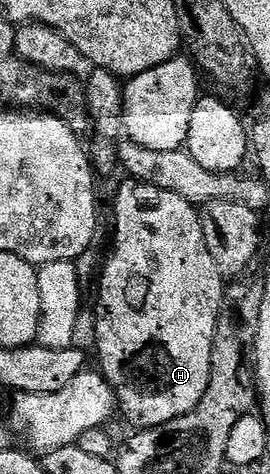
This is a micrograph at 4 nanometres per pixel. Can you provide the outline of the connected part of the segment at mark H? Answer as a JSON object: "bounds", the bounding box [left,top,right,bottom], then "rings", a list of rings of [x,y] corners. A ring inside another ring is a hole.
{"bounds":[95,180,225,430],"rings":[[[127,180],[127,183],[115,194],[115,247],[103,266],[103,275],[99,278],[99,311],[95,314],[95,350],[99,353],[98,369],[103,375],[111,391],[115,393],[117,410],[132,427],[139,430],[152,430],[154,426],[164,426],[174,418],[185,416],[201,404],[201,396],[205,396],[205,388],[209,388],[211,375],[211,353],[215,343],[215,325],[219,319],[219,305],[223,299],[225,279],[220,274],[217,264],[213,264],[213,256],[209,256],[209,248],[205,244],[205,232],[201,232],[199,211],[189,200],[177,196],[177,192],[158,190],[144,182]]]}

